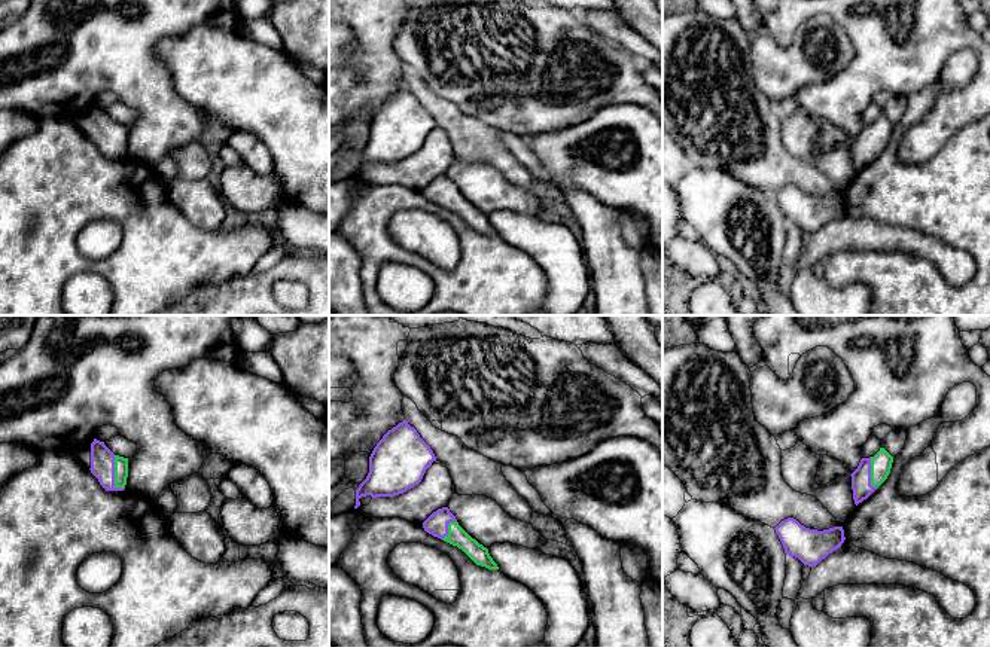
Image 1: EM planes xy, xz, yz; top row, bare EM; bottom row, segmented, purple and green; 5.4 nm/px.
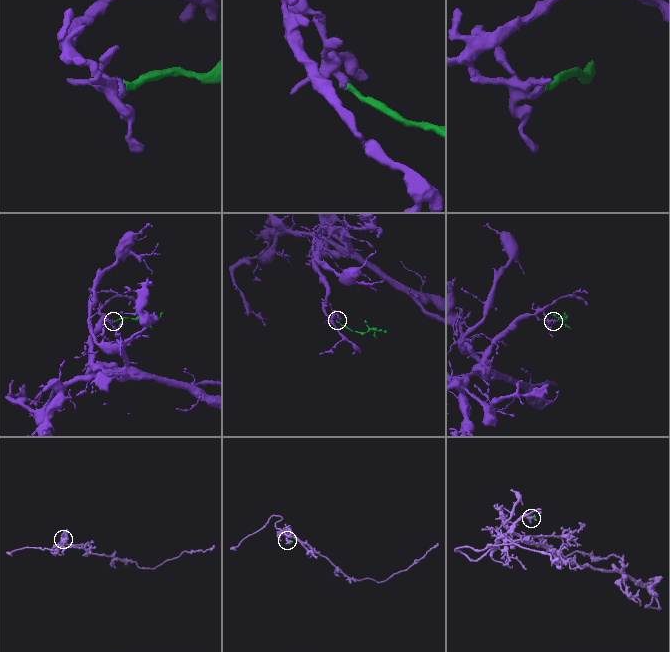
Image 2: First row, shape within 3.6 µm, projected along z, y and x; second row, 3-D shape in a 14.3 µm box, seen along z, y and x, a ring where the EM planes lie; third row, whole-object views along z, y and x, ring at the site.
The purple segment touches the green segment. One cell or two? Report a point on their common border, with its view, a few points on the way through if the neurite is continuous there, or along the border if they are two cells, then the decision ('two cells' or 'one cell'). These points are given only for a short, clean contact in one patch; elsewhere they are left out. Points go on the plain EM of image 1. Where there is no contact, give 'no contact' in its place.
meets purple in xy at (113, 142); runs through xy (101, 125), (113, 142), (121, 131); one cell

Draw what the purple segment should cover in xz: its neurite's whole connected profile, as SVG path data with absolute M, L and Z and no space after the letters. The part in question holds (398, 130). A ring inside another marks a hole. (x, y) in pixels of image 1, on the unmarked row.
M403 86L396 94L389 97L374 115L369 123L369 140L356 156L354 176L360 173L359 167L362 164L395 164L414 155L421 149L426 137L433 128L436 128L436 123L430 113L420 104L417 97Z

